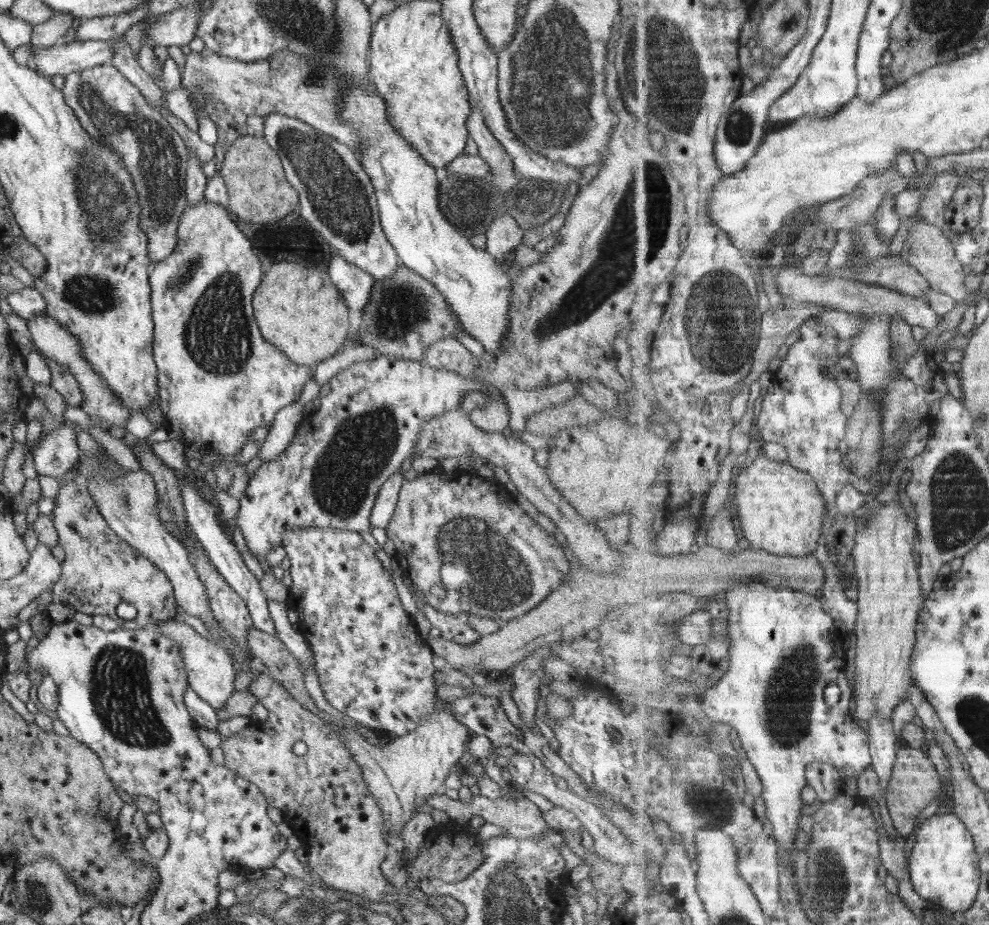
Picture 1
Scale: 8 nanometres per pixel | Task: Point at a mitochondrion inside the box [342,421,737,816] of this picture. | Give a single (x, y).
(484, 569)

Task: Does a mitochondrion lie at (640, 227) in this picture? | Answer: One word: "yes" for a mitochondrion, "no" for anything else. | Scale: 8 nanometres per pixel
yes

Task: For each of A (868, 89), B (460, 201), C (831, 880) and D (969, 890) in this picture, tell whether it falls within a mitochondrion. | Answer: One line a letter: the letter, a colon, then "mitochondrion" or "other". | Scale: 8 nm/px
A: other
B: mitochondrion
C: mitochondrion
D: other

